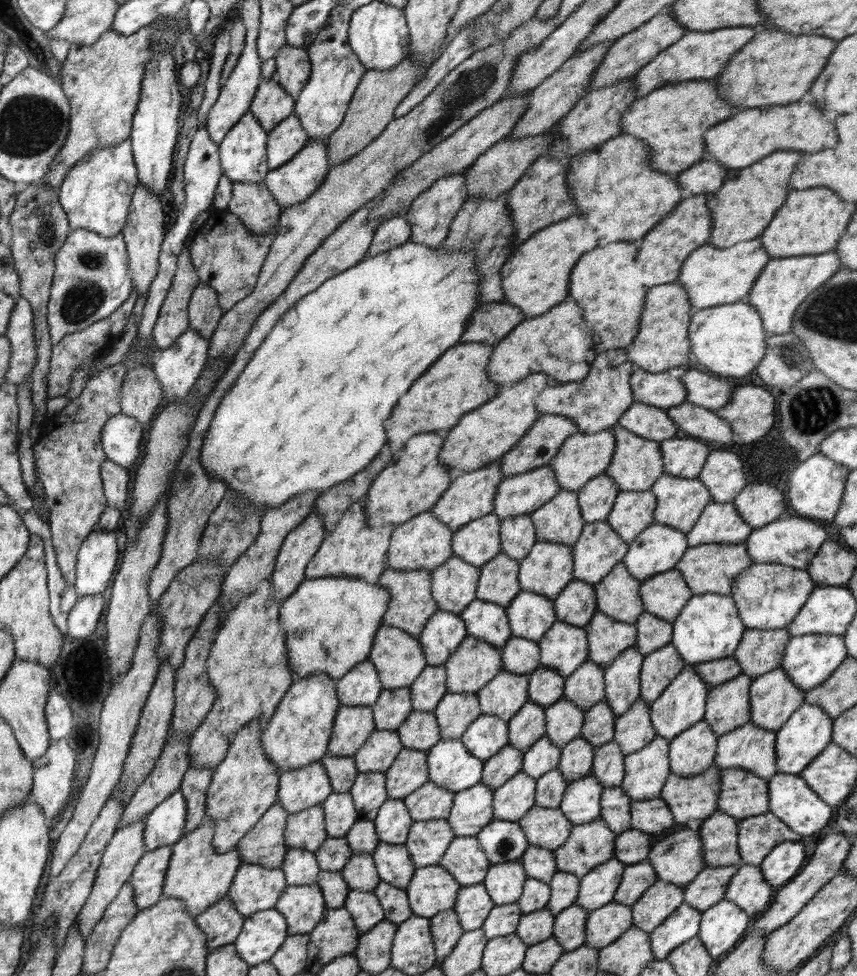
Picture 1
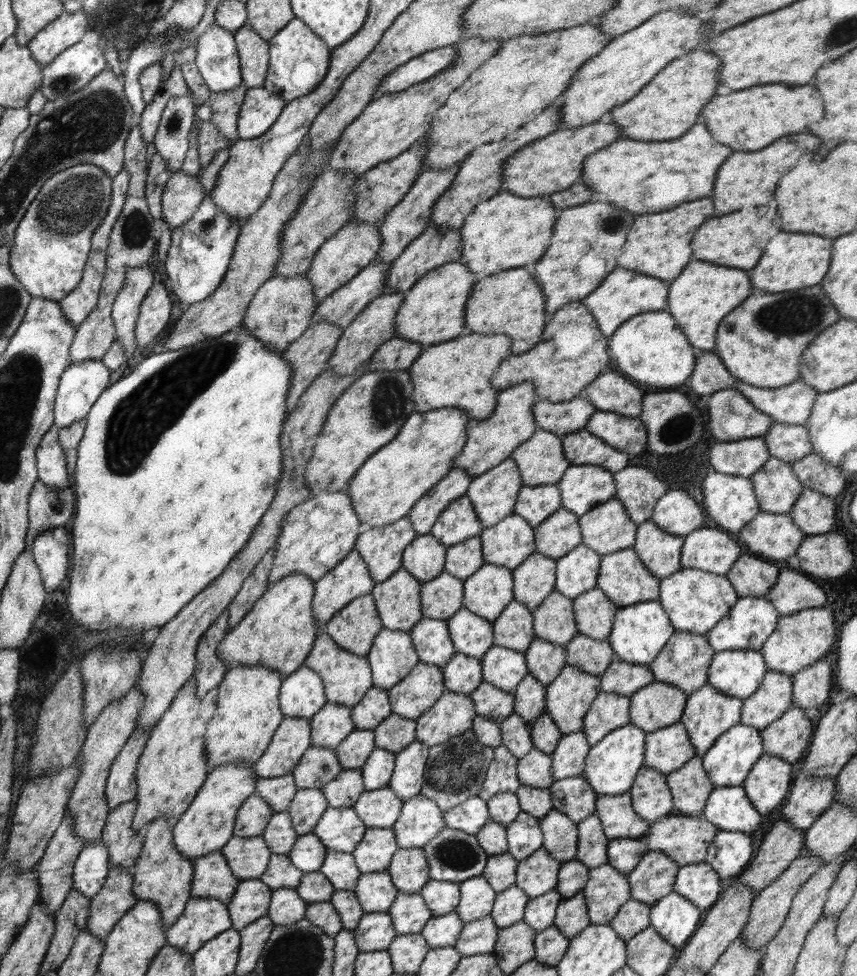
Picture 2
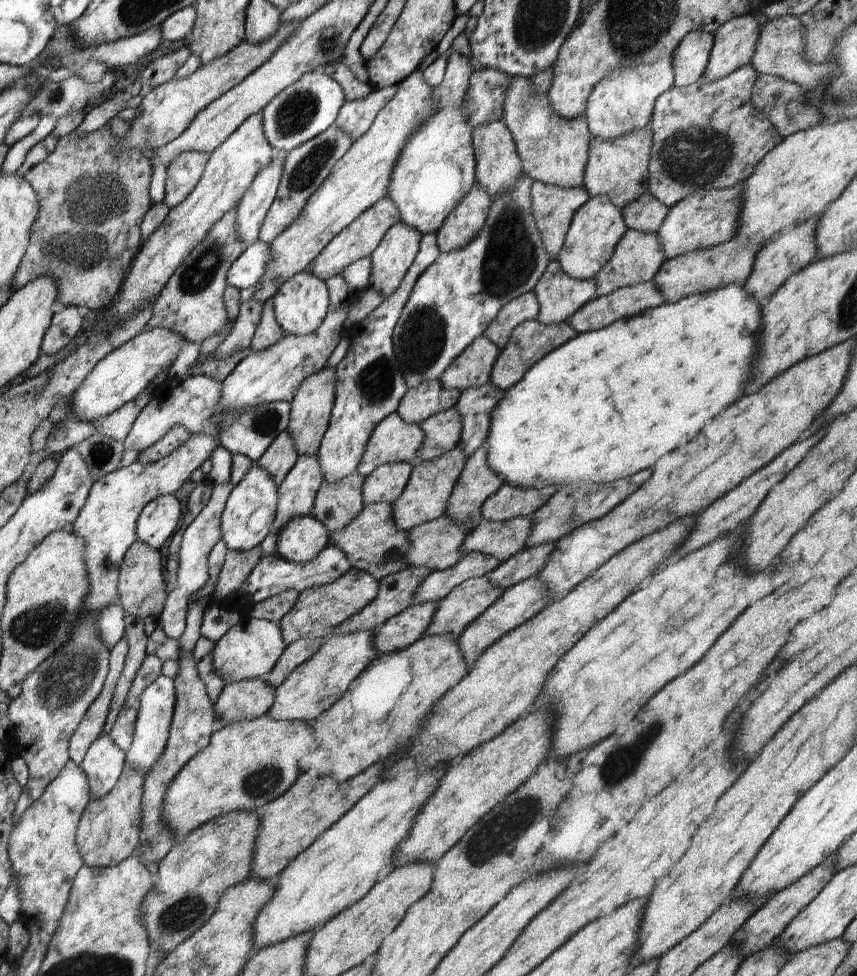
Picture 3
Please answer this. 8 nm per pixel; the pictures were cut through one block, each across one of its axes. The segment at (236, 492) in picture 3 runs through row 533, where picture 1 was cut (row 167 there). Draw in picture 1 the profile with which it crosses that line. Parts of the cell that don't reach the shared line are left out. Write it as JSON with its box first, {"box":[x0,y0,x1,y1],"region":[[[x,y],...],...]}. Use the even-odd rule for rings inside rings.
{"box":[219,112,270,184],"region":[[[250,112],[244,114],[236,123],[219,145],[219,159],[222,172],[226,178],[229,178],[231,182],[236,182],[236,184],[263,182],[266,174],[270,172],[270,167],[266,163],[267,133],[256,120],[256,116]]]}

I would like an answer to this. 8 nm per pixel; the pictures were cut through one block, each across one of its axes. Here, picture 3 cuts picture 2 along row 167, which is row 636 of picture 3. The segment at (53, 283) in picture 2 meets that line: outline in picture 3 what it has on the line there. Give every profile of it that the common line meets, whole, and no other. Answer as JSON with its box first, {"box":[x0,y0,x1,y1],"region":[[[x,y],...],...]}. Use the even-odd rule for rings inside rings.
{"box":[8,427,220,802],"region":[[[215,427],[212,432],[191,434],[178,450],[154,464],[136,461],[132,466],[116,469],[93,482],[79,517],[68,529],[84,540],[84,564],[88,570],[90,590],[66,644],[26,676],[20,694],[11,700],[8,707],[8,737],[18,740],[20,746],[24,745],[20,758],[24,758],[28,767],[28,793],[33,802],[44,794],[46,786],[71,760],[70,739],[90,705],[102,692],[109,670],[109,651],[96,632],[96,614],[108,604],[121,604],[117,589],[119,572],[126,551],[137,541],[136,521],[146,504],[158,496],[174,494],[192,472],[210,458],[212,450],[220,445]]]}

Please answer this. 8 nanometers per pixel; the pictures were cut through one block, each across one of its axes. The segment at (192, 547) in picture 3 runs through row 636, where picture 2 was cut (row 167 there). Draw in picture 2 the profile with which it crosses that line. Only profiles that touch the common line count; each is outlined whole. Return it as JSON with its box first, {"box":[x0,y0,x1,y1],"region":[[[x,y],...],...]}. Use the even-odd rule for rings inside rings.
{"box":[153,96,212,176],"region":[[[178,96],[171,98],[166,104],[159,120],[160,126],[153,143],[162,158],[167,160],[171,176],[181,170],[186,158],[190,145],[188,136],[195,116],[199,116],[199,120],[210,121],[212,118],[210,106],[205,103],[195,110],[193,100]]]}

